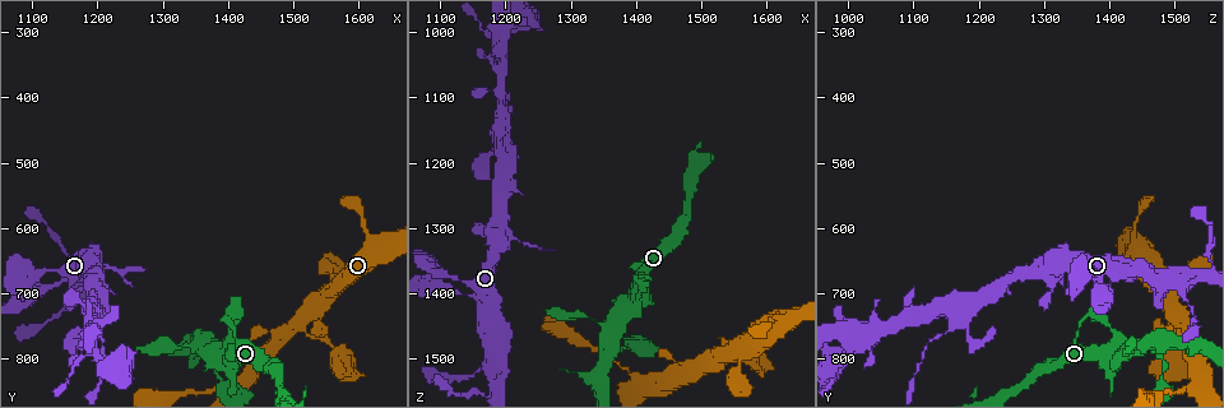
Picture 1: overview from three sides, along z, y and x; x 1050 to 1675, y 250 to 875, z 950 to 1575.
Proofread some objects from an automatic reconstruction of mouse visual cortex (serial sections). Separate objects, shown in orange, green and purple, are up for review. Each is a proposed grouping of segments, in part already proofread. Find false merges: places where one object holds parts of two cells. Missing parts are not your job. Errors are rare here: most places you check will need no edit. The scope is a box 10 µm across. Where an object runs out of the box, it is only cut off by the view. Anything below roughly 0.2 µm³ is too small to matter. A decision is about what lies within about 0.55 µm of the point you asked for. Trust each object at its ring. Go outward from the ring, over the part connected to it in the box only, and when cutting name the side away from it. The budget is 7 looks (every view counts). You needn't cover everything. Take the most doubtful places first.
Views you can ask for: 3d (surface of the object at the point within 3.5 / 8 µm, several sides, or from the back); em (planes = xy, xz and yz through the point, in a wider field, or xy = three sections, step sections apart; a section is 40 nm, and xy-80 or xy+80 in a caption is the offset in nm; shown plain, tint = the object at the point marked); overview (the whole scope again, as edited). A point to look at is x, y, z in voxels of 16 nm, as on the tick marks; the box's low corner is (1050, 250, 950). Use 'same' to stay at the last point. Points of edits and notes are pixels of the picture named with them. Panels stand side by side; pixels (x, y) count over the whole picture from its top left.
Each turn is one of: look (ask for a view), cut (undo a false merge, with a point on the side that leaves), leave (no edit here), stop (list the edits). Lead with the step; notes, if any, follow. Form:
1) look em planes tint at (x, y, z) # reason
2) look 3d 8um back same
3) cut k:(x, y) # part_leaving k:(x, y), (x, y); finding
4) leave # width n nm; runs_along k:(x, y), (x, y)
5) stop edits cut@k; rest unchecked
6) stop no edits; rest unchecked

look 3d 3.5um at (1365, 775, 1485) # arms part here

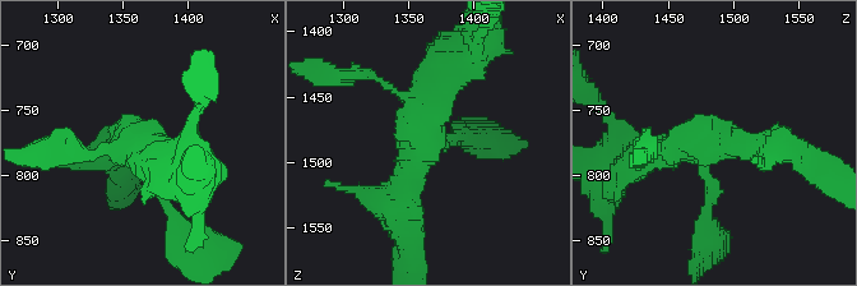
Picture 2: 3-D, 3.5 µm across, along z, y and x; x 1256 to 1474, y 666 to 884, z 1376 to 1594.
look em xy step 2 plain at (1362, 772, 1488) # shape alone is not enough

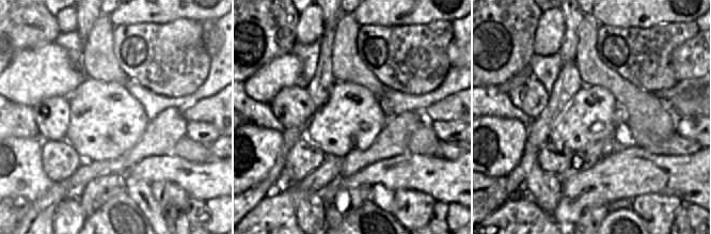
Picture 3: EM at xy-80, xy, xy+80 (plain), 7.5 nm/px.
look em xy step 2 tint same

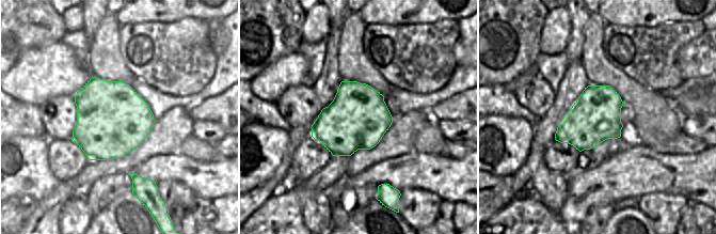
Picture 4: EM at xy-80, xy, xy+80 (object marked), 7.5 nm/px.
leave # runs_along 2:(453, 59), (426, 88), (403, 210); continuous, no second cell

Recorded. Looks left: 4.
look 3d 3.5um at (1210, 765, 1140) # thick turns thin

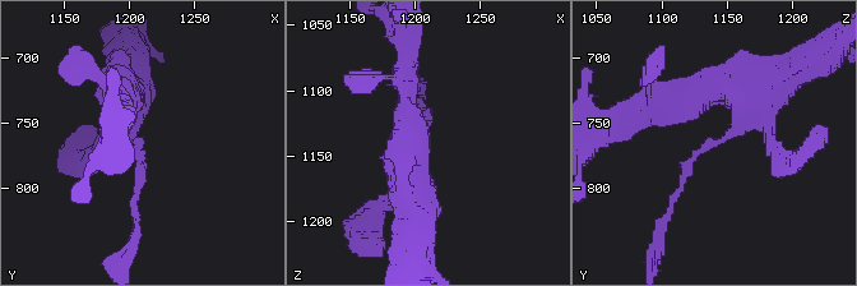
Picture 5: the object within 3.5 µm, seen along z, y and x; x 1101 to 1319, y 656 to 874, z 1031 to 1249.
look em planes tint at (1206, 766, 1140) # arm_widths 100, 450 nm

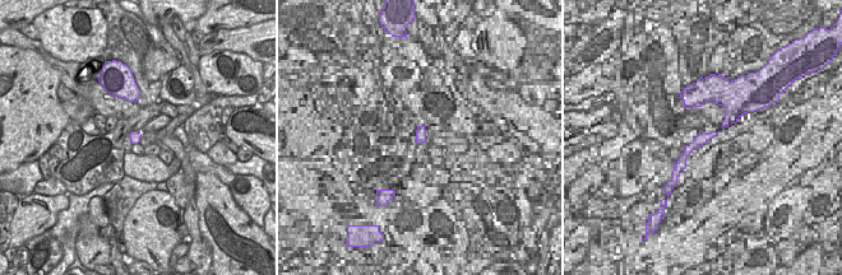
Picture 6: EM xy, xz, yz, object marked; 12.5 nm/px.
leave # continuous, no second cell

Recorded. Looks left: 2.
look 3d 3.5um at (1195, 780, 1020)

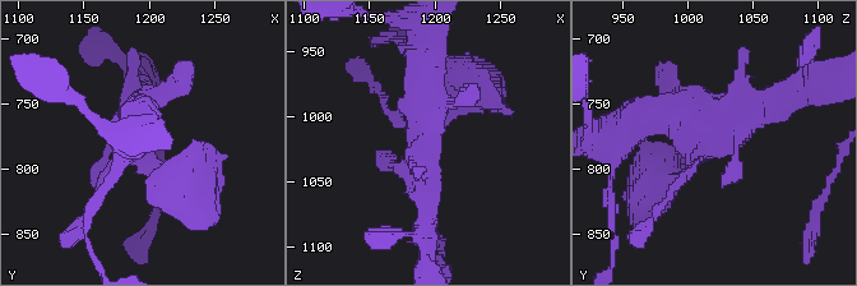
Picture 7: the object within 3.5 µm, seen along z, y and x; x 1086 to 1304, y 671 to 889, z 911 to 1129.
look em xy step 1 tint at (1194, 778, 1022) # shape alone is not enough

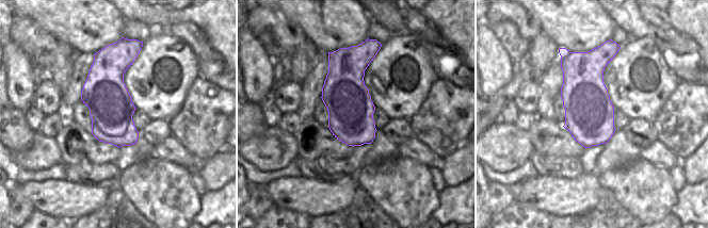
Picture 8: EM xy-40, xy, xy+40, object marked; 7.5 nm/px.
leave # width 340 nm; runs_along 7:(784, 95), (659, 181); continuous, no second cell

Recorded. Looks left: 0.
stop no edits; rest unchecked

